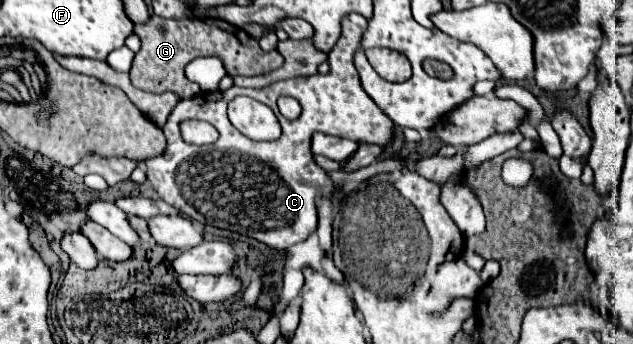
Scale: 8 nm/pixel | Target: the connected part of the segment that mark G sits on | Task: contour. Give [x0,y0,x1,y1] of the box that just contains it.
[131,16,283,98]

